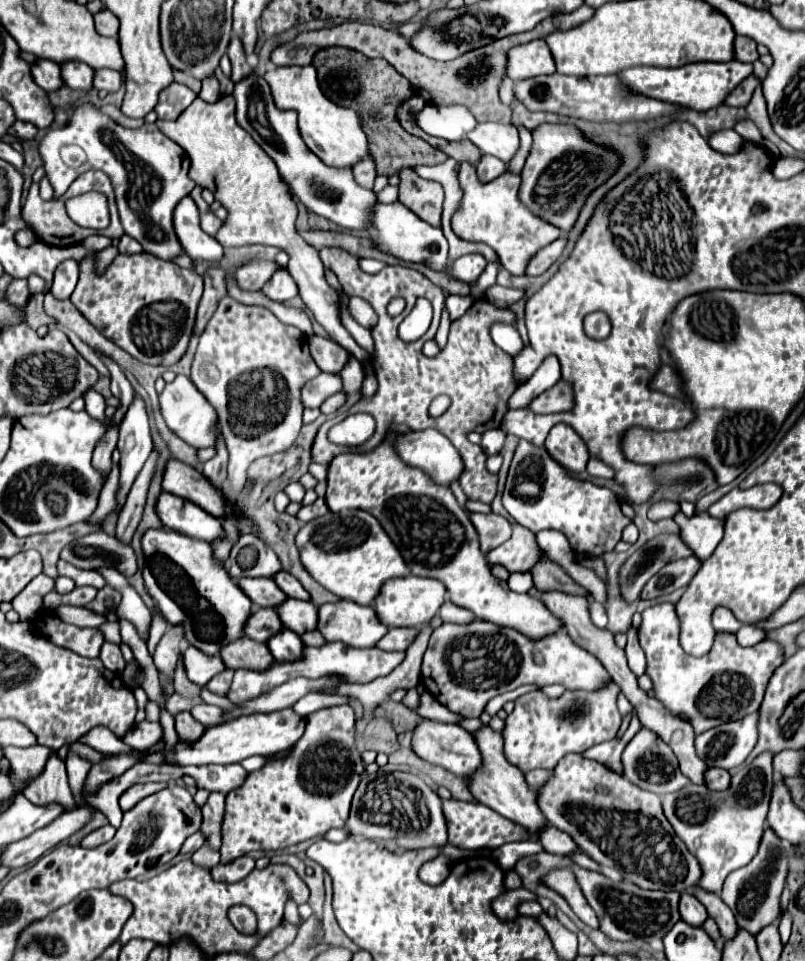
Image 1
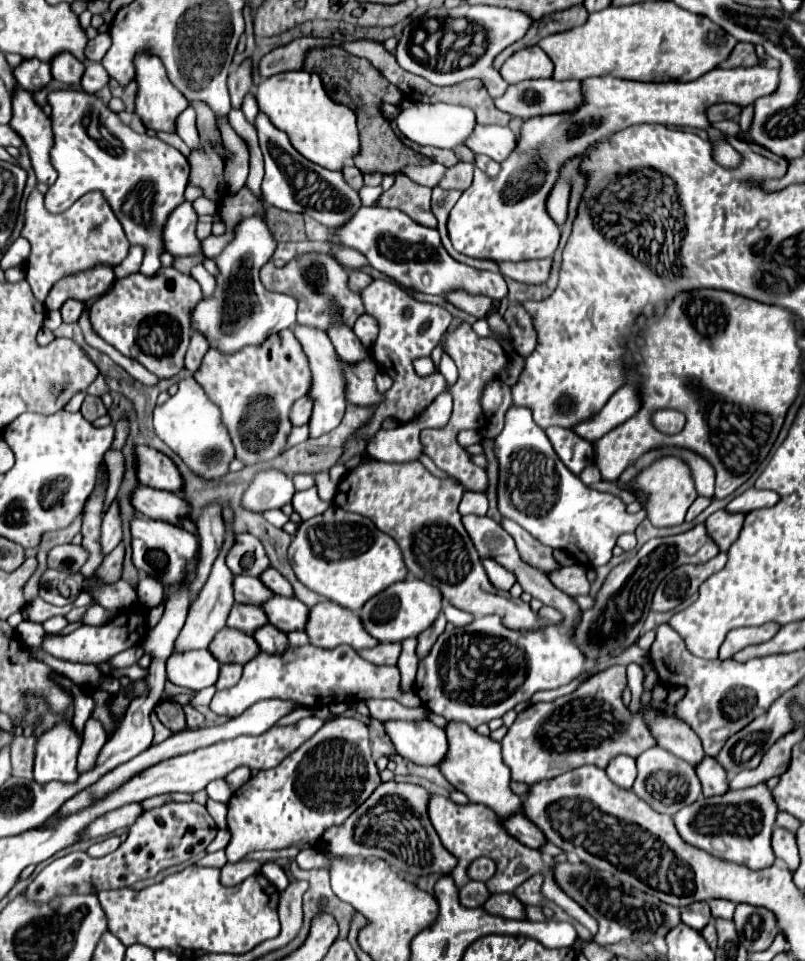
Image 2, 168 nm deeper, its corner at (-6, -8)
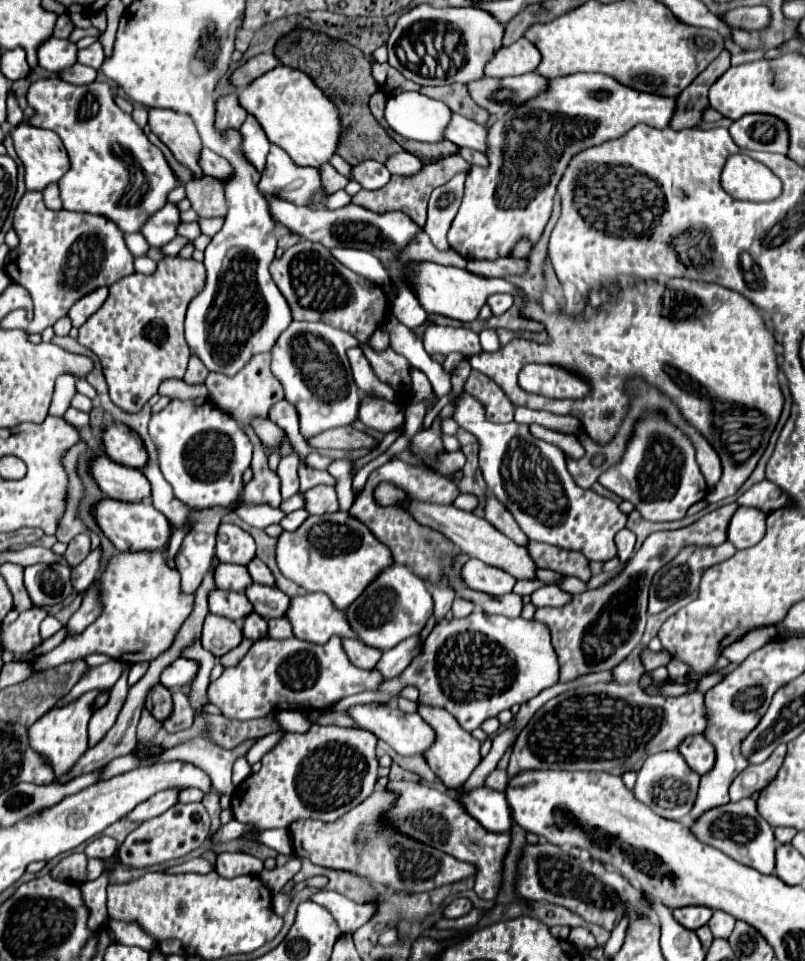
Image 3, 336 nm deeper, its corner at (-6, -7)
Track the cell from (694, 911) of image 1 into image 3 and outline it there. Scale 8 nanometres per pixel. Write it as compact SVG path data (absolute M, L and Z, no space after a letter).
M681 907L673 911L673 917L685 927L695 931L697 927L703 927L711 919L713 911L707 907Z

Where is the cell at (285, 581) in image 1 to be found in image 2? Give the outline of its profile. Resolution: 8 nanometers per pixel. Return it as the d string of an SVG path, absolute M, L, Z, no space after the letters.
M269 568L267 572L263 572L263 576L261 576L261 582L269 588L269 590L273 590L275 594L279 594L279 596L287 596L287 598L293 598L293 588L291 588L291 584L275 570L275 568Z

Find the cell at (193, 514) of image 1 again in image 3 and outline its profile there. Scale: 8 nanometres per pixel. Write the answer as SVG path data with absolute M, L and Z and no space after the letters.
M105 455L89 461L89 473L105 497L133 503L151 495L151 487L139 469L119 465Z

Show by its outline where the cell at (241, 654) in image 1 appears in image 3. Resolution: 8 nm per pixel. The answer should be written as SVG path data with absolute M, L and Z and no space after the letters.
M211 613L205 617L201 643L213 655L217 655L217 657L225 655L233 647L237 647L241 639L243 639L243 633L241 633L239 623L225 619L221 615L211 615Z

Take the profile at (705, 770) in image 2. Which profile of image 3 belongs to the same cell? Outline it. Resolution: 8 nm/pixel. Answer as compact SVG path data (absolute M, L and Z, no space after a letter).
M689 735L679 745L679 753L699 775L705 775L715 765L715 747L705 739L705 735Z

